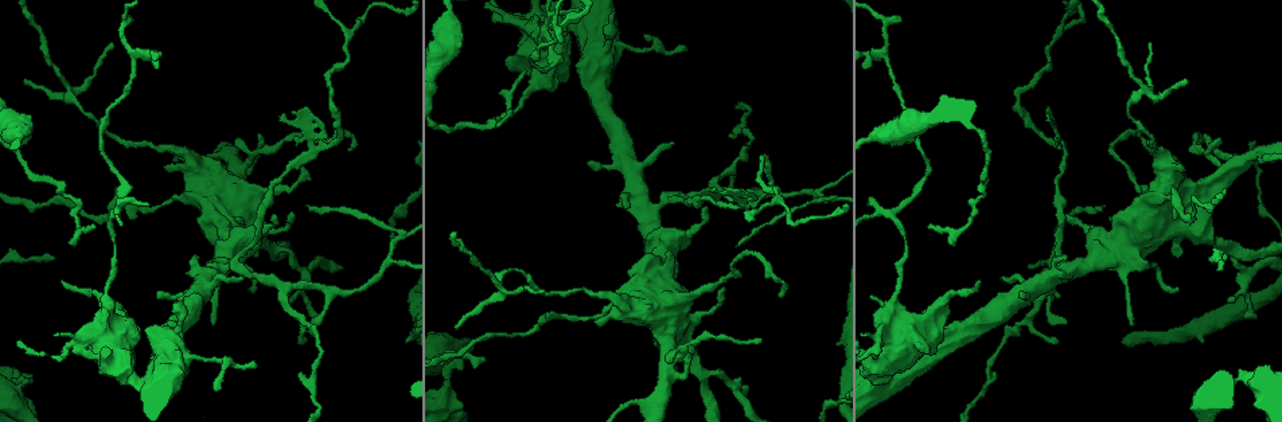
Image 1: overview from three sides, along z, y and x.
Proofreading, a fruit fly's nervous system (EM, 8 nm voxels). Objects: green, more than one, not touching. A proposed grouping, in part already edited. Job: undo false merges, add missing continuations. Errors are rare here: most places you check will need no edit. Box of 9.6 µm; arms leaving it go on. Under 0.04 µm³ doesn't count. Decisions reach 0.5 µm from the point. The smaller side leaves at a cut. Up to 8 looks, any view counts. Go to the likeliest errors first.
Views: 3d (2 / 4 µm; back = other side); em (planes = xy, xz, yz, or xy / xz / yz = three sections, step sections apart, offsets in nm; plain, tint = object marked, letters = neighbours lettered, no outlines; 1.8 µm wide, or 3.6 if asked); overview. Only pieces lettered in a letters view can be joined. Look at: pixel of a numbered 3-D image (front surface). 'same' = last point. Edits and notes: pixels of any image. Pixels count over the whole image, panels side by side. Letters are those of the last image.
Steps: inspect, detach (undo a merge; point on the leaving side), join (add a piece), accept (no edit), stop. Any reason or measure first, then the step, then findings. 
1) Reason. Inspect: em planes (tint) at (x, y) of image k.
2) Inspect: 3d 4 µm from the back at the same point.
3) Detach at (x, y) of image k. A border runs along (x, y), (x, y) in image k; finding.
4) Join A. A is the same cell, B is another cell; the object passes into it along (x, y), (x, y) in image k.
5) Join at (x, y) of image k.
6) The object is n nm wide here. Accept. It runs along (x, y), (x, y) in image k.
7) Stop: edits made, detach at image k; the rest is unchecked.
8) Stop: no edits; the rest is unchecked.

Calibre changes. Inspect: em 3.6 µm xz step 4 (tint) at (667, 324) of image 1.

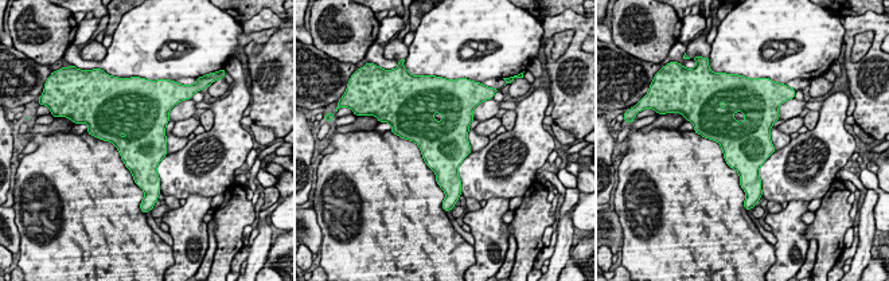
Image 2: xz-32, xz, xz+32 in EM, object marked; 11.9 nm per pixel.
Another direction. Inspect: em 3.6 µm planes (letters) at the same point.

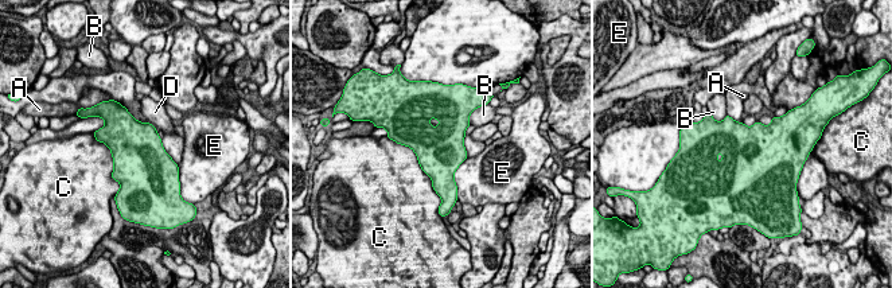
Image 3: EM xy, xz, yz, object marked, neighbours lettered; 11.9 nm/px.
Accept. A, B, C, D and E are other cells; all the same cell.

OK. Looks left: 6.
Inspect: em planes (letters) at (14, 381) of image 1.

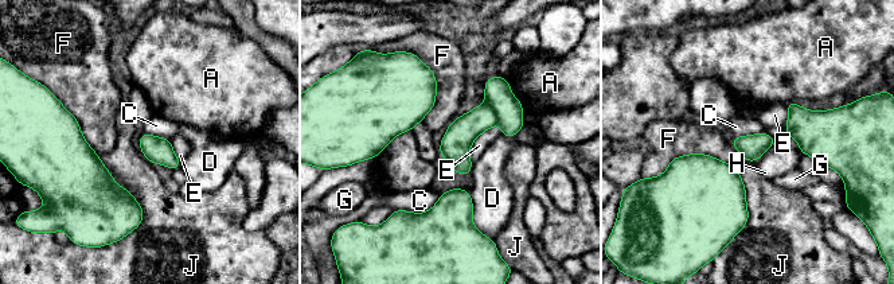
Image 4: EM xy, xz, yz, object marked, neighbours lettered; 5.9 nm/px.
The object is 160 nm wide here. Detach at (467, 128) of image 4. A, C, D, E, F, G, H and J are other cells; a border runs along (485, 104), (495, 112), (498, 123) in image 4; a second cell is stuck on.

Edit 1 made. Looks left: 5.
Inspect: overview.

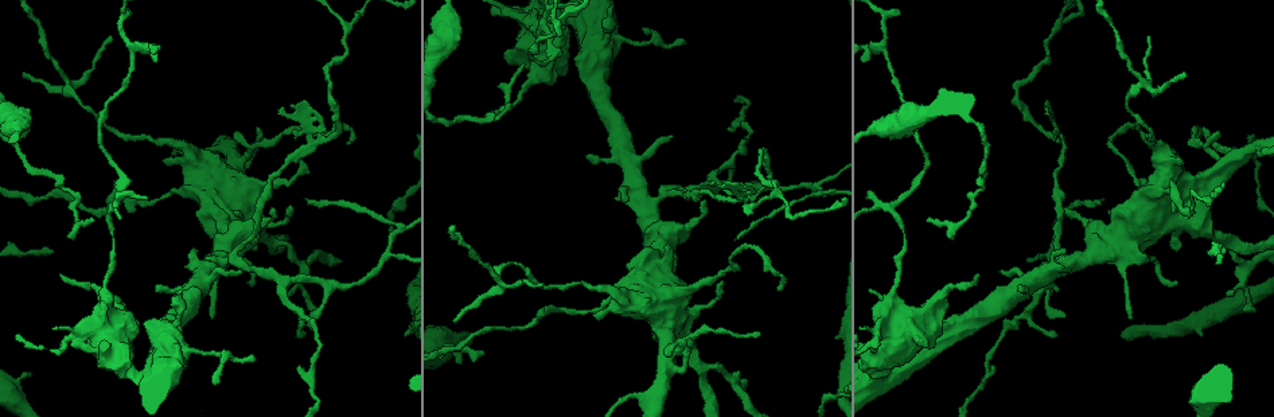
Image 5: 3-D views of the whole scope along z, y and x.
Long arm stops here. Inspect: 3d 4 µm at (523, 63) of image 5.

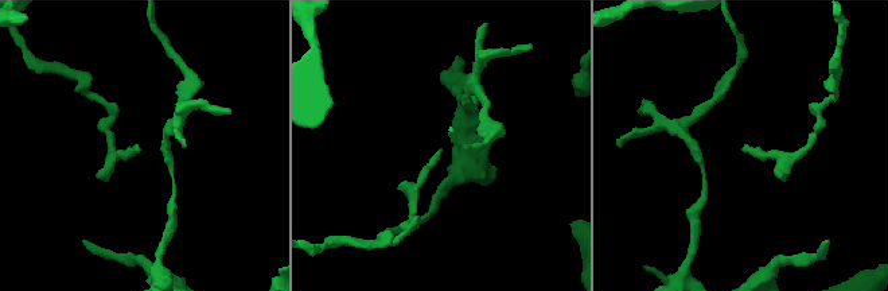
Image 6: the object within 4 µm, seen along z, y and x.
Need the tissue. Inspect: em planes (letters) at (741, 149) of image 6.

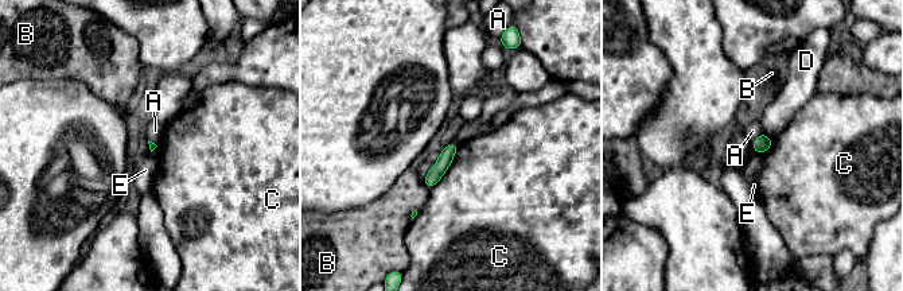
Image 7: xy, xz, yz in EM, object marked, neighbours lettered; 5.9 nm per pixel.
Accept. A, B, C, D and E are other cells; a border runs along (762, 131), (752, 142) in image 7; none of them fits.

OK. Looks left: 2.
Stop: edits made, detach at image 4; the rest is unchecked.

